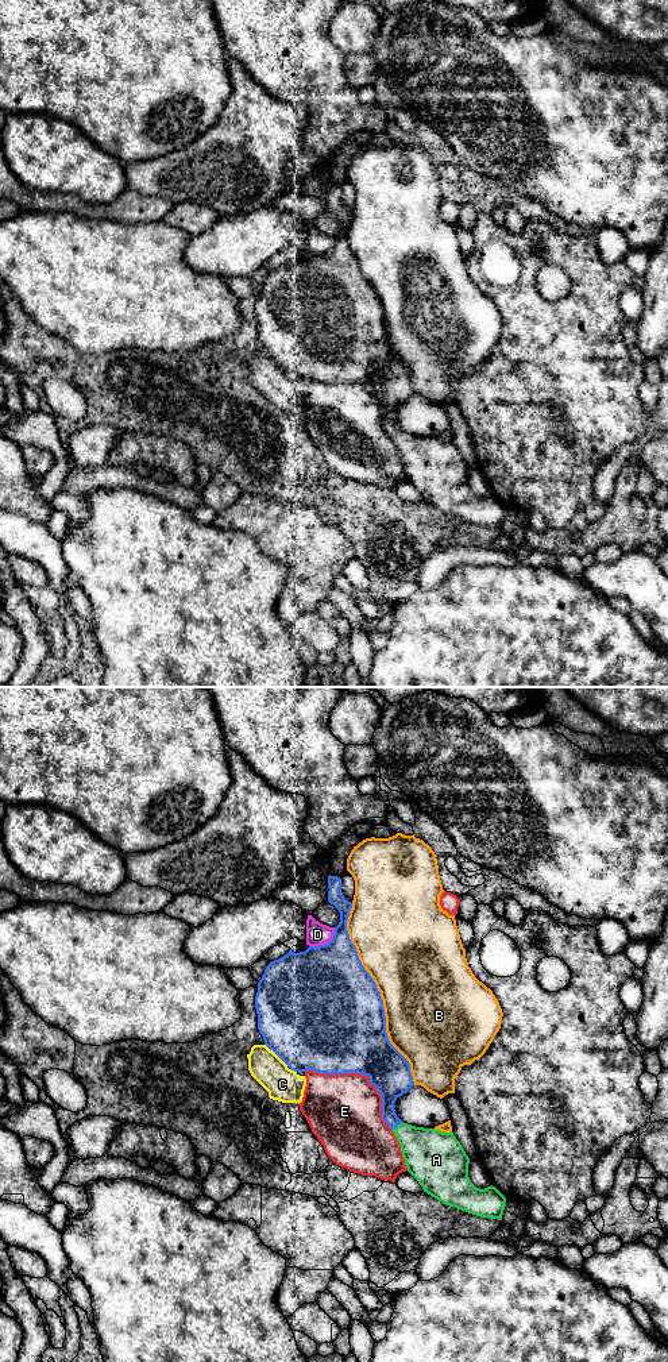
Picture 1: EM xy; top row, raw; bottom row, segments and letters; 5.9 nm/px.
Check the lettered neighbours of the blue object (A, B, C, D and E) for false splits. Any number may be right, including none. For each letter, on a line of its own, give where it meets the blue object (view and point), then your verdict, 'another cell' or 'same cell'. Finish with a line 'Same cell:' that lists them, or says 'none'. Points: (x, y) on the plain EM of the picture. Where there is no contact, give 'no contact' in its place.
A: meets blue in xy at (397, 433); same cell
B: meets blue in xy at (379, 303); another cell
C: meets blue in xy at (277, 363); another cell
D: meets blue in xy at (325, 253); another cell
E: meets blue in xy at (363, 382); another cell
Same cell: A

